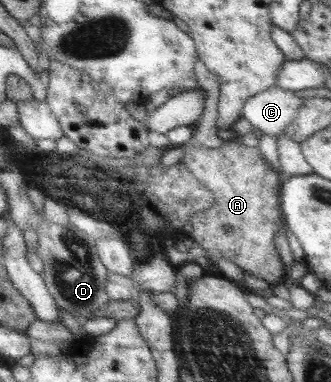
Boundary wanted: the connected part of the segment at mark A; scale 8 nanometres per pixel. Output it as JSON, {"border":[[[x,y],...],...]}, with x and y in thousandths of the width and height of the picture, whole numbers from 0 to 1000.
{"border":[[[683,369],[668,387],[568,387],[550,421],[650,516],[647,542],[592,558],[577,576],[586,634],[625,660],[634,686],[686,678],[731,712],[755,712],[819,749],[852,746],[858,696],[828,644],[840,597],[858,597],[846,560],[846,466],[776,387]]]}

